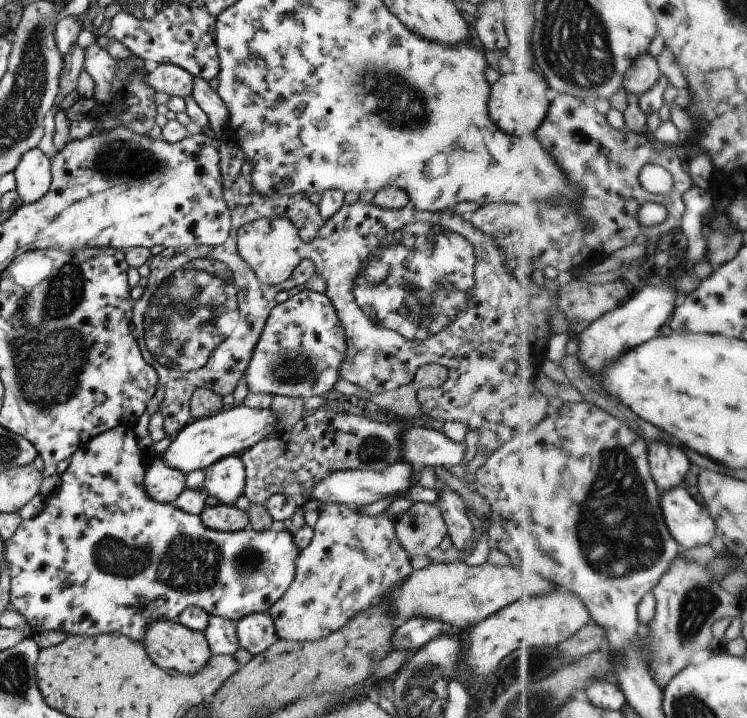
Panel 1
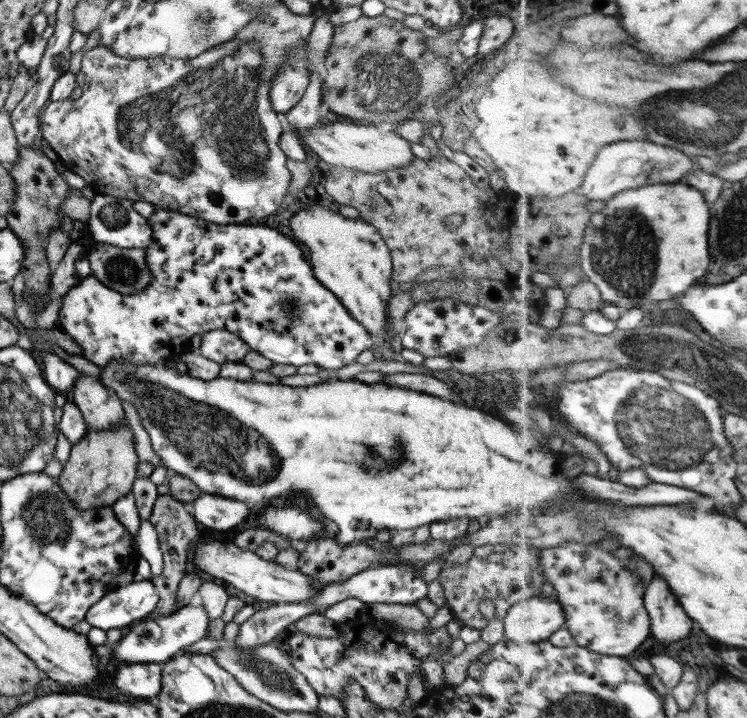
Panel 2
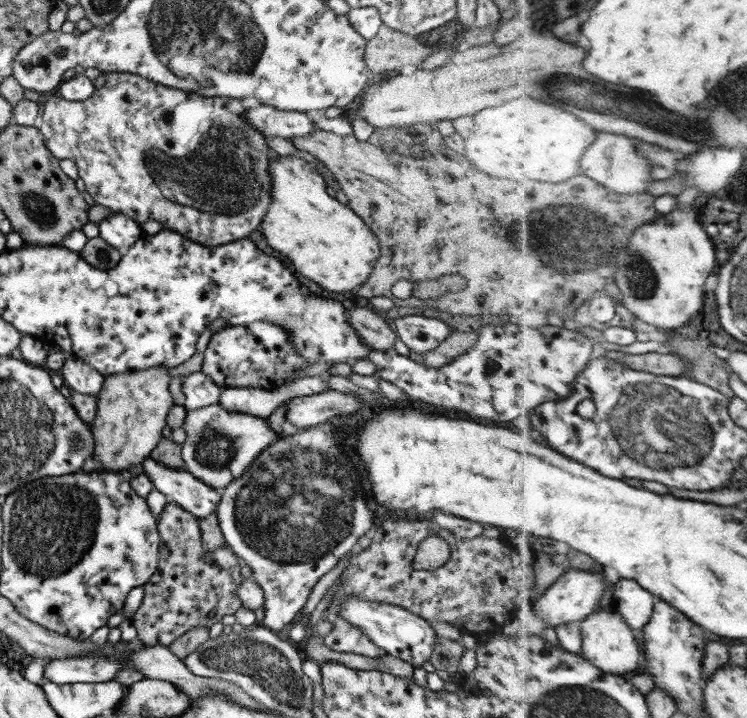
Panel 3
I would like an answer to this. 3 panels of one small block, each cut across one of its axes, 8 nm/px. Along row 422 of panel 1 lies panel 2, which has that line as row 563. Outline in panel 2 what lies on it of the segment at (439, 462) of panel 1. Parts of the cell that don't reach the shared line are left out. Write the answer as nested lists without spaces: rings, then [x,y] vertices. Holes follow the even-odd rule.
[[[401,563],[398,565],[385,565],[364,570],[347,578],[342,582],[330,583],[329,585],[320,586],[319,593],[316,597],[316,604],[310,605],[312,614],[318,613],[320,607],[331,607],[336,603],[346,601],[347,598],[358,598],[362,603],[387,603],[416,605],[421,599],[427,596],[427,584],[424,578],[415,571],[415,565]]]

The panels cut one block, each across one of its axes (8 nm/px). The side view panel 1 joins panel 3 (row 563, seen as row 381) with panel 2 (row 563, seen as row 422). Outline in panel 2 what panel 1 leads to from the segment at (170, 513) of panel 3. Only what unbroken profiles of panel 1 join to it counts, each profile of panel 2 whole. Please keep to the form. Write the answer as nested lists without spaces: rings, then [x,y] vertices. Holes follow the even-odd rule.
[[[170,494],[158,495],[156,497],[149,521],[154,525],[160,539],[160,550],[163,554],[163,571],[151,578],[152,584],[156,587],[159,602],[152,616],[166,616],[176,612],[177,590],[181,578],[190,570],[192,550],[201,537],[198,537],[197,520],[190,515],[184,503],[176,500]]]

